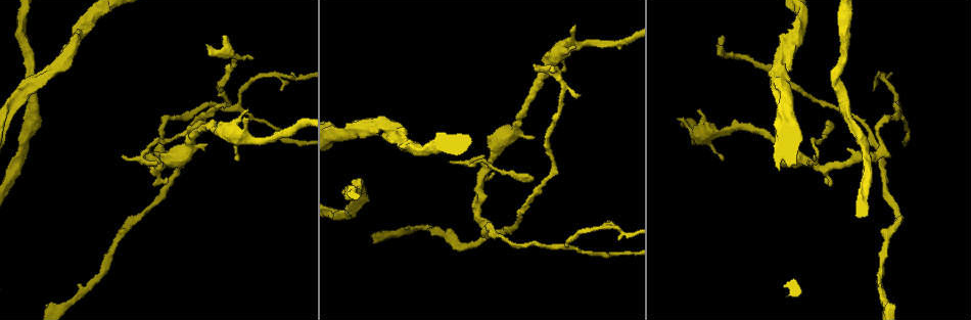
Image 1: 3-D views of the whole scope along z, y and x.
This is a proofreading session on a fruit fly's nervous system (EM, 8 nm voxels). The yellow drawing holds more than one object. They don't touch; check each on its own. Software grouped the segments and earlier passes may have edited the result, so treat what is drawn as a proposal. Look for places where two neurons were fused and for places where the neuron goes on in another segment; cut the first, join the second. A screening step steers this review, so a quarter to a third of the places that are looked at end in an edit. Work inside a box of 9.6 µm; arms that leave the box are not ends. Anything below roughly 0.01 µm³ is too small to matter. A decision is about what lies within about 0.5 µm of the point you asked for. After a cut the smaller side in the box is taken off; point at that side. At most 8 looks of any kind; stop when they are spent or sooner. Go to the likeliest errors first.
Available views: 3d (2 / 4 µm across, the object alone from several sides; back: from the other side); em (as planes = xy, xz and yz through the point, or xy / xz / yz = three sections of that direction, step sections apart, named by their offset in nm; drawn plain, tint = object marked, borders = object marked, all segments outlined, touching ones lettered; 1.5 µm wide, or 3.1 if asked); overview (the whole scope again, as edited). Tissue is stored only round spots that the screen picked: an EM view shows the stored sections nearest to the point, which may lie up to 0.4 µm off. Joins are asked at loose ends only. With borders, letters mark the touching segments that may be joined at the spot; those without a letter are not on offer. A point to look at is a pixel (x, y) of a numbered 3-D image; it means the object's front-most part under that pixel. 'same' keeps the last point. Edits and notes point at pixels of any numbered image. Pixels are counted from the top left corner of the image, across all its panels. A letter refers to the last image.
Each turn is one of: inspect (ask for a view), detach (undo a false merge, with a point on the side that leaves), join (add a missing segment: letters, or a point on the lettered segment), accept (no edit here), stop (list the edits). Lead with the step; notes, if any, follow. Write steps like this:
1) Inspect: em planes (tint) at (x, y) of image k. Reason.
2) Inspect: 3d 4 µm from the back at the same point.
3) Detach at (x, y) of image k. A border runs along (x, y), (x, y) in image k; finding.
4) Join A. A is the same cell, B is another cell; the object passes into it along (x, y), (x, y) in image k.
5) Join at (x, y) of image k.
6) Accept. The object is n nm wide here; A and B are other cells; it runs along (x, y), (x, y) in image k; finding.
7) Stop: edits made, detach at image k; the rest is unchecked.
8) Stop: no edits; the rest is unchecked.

Inspect: 3d 2 µm from the back at (552, 71) of image 1. Branch stops here.

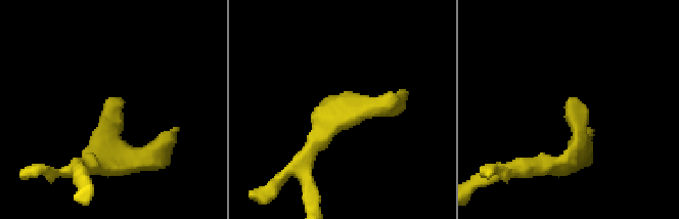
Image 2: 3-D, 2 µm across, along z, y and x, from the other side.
Inspect: em planes (borders) at (108, 97) of image 2. Need the tissue.

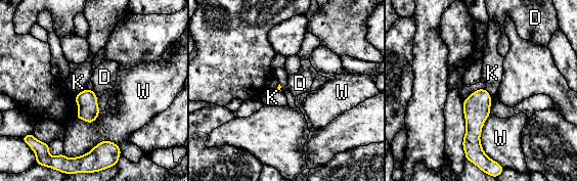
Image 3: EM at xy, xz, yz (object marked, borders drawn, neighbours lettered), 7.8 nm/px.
Accept. D, K and W are other cells; a border runs along (93, 90), (97, 96) in image 3; none of them fits.

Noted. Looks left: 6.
Inspect: em planes (borders) at (491, 227) of image 1.

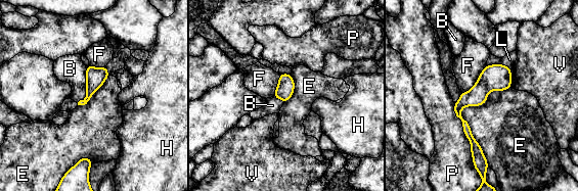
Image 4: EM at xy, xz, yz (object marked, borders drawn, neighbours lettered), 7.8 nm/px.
Accept. The longest contact is with E, 650 nm; B, E, F, H, L, P and V are other cells; all the same neuron.

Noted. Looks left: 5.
Inspect: 3d 2 µm at (235, 106) of image 1. Side arm on a straight run.

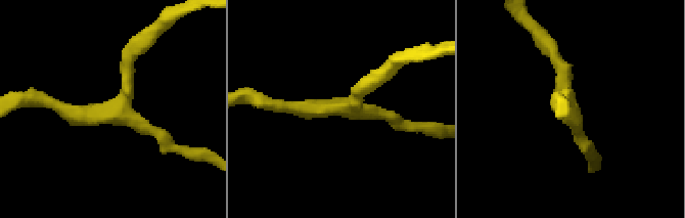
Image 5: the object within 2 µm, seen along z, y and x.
Inspect: em planes (tint) at (344, 108) of image 5.

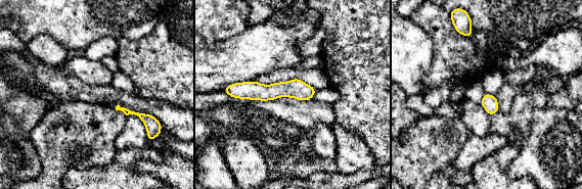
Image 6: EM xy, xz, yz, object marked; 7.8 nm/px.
Inspect: em planes (borders) at the same point. See the neighbours.

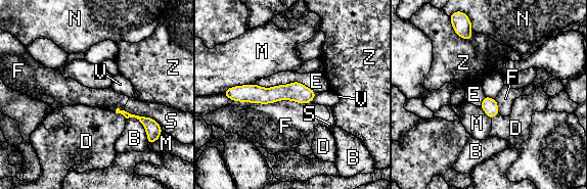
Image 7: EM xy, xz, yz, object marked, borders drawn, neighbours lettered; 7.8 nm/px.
Accept. B, D, E, F, M, N, S, V and Z are other cells; a border runs along (234, 100), (311, 102) in image 7; continuous, no second neuron.

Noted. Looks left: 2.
Stop: no edits; the rest is unchecked.

